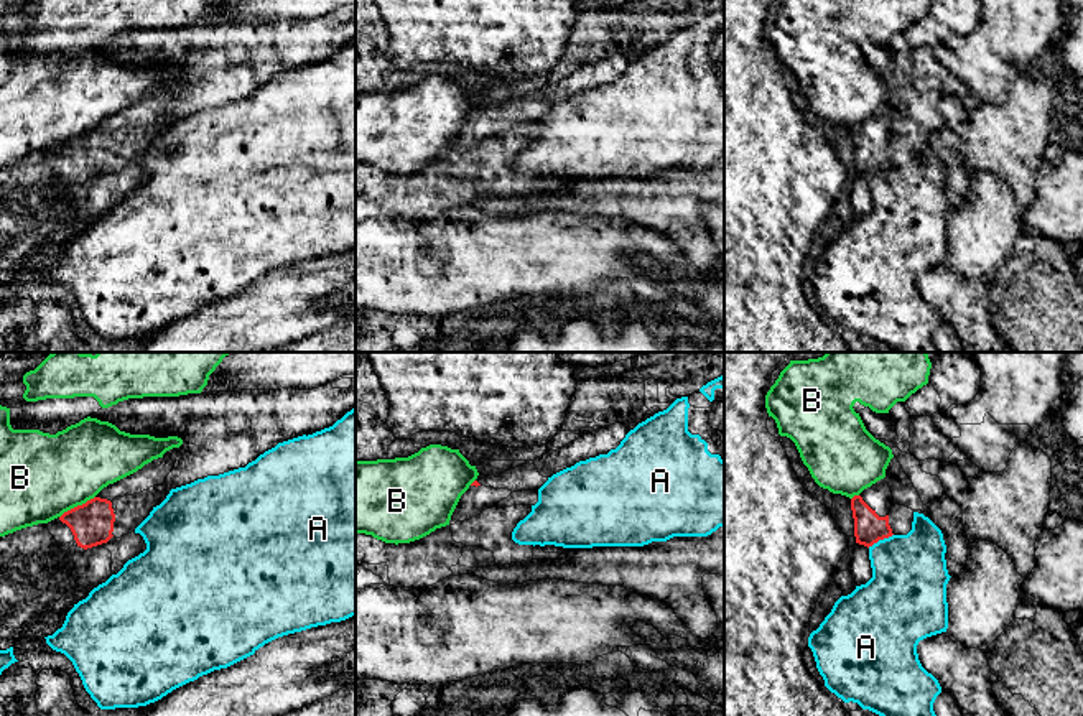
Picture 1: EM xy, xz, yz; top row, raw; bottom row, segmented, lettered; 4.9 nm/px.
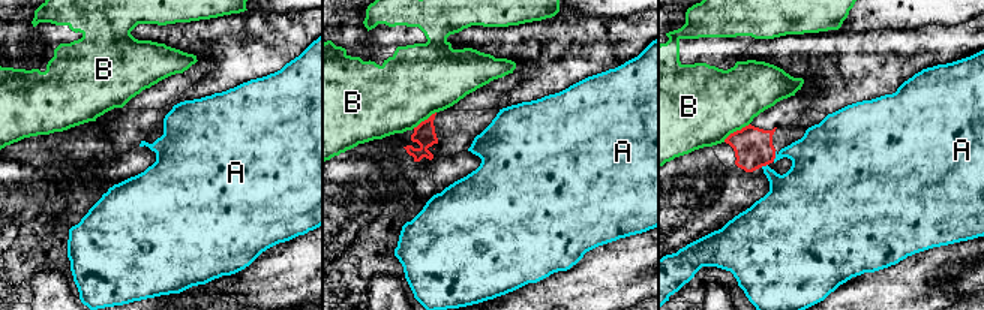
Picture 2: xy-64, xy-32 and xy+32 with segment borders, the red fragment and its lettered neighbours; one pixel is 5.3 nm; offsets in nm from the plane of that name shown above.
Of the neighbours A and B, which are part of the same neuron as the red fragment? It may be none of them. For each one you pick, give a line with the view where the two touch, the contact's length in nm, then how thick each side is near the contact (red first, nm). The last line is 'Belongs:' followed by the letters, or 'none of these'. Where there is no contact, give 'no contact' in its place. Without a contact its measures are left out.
Belongs: none of these

